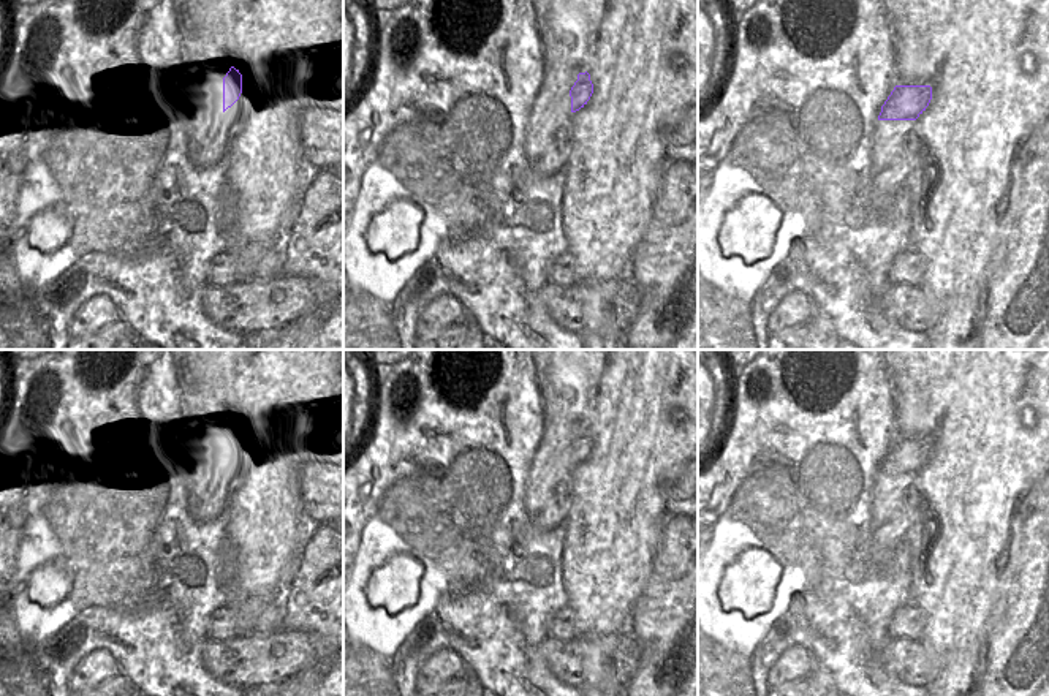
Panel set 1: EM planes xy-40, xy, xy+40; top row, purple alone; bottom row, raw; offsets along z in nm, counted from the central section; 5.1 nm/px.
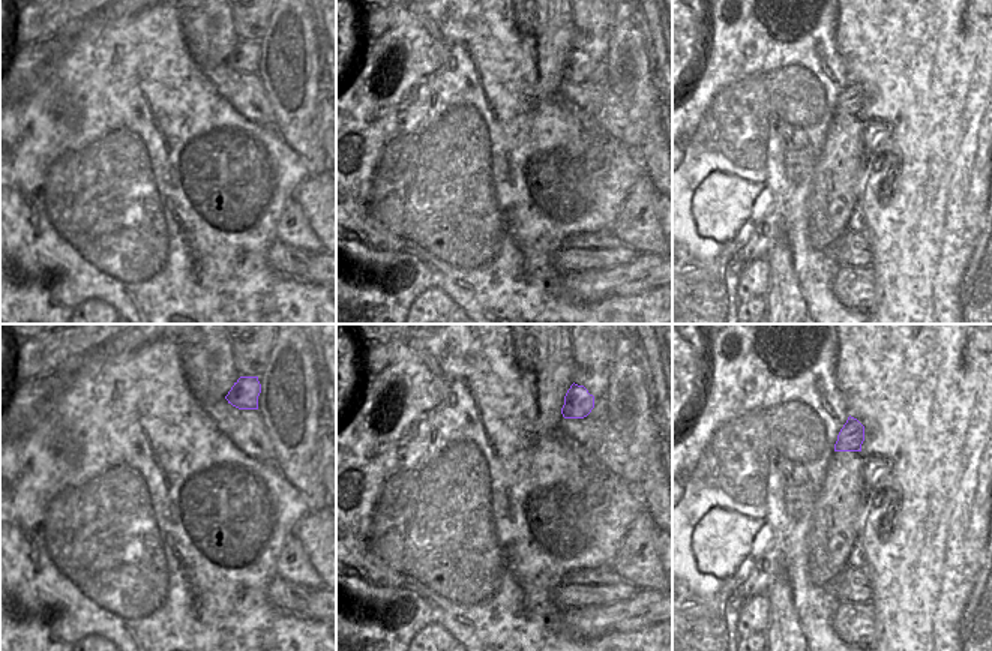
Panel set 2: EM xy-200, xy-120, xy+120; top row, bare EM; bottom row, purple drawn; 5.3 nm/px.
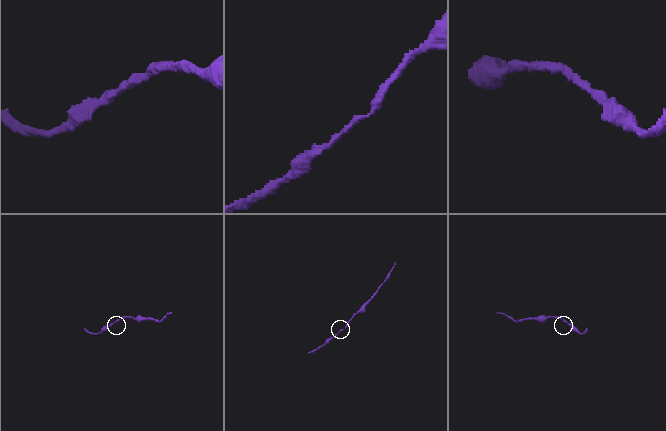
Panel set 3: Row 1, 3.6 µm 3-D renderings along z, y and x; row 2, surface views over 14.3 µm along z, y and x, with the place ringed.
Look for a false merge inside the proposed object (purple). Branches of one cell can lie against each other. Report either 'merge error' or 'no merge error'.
no merge error

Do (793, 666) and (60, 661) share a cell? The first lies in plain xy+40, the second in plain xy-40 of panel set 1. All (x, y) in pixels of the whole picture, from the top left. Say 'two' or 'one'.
two

